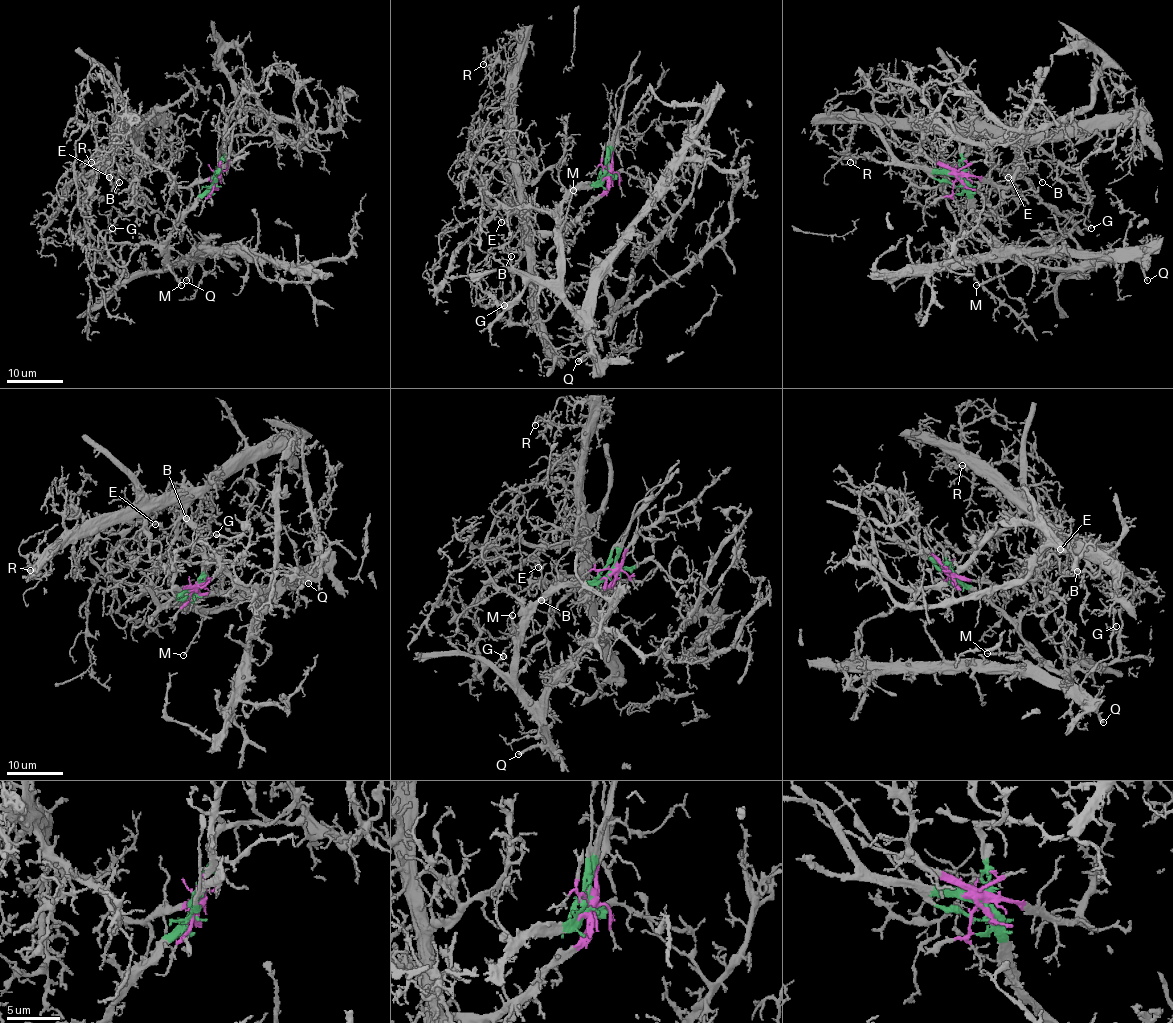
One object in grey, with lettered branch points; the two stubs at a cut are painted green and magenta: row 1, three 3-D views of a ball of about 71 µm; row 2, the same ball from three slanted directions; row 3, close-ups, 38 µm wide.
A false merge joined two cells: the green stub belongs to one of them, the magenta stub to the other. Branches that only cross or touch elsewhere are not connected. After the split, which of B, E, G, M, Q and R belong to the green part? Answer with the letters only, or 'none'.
M, Q

